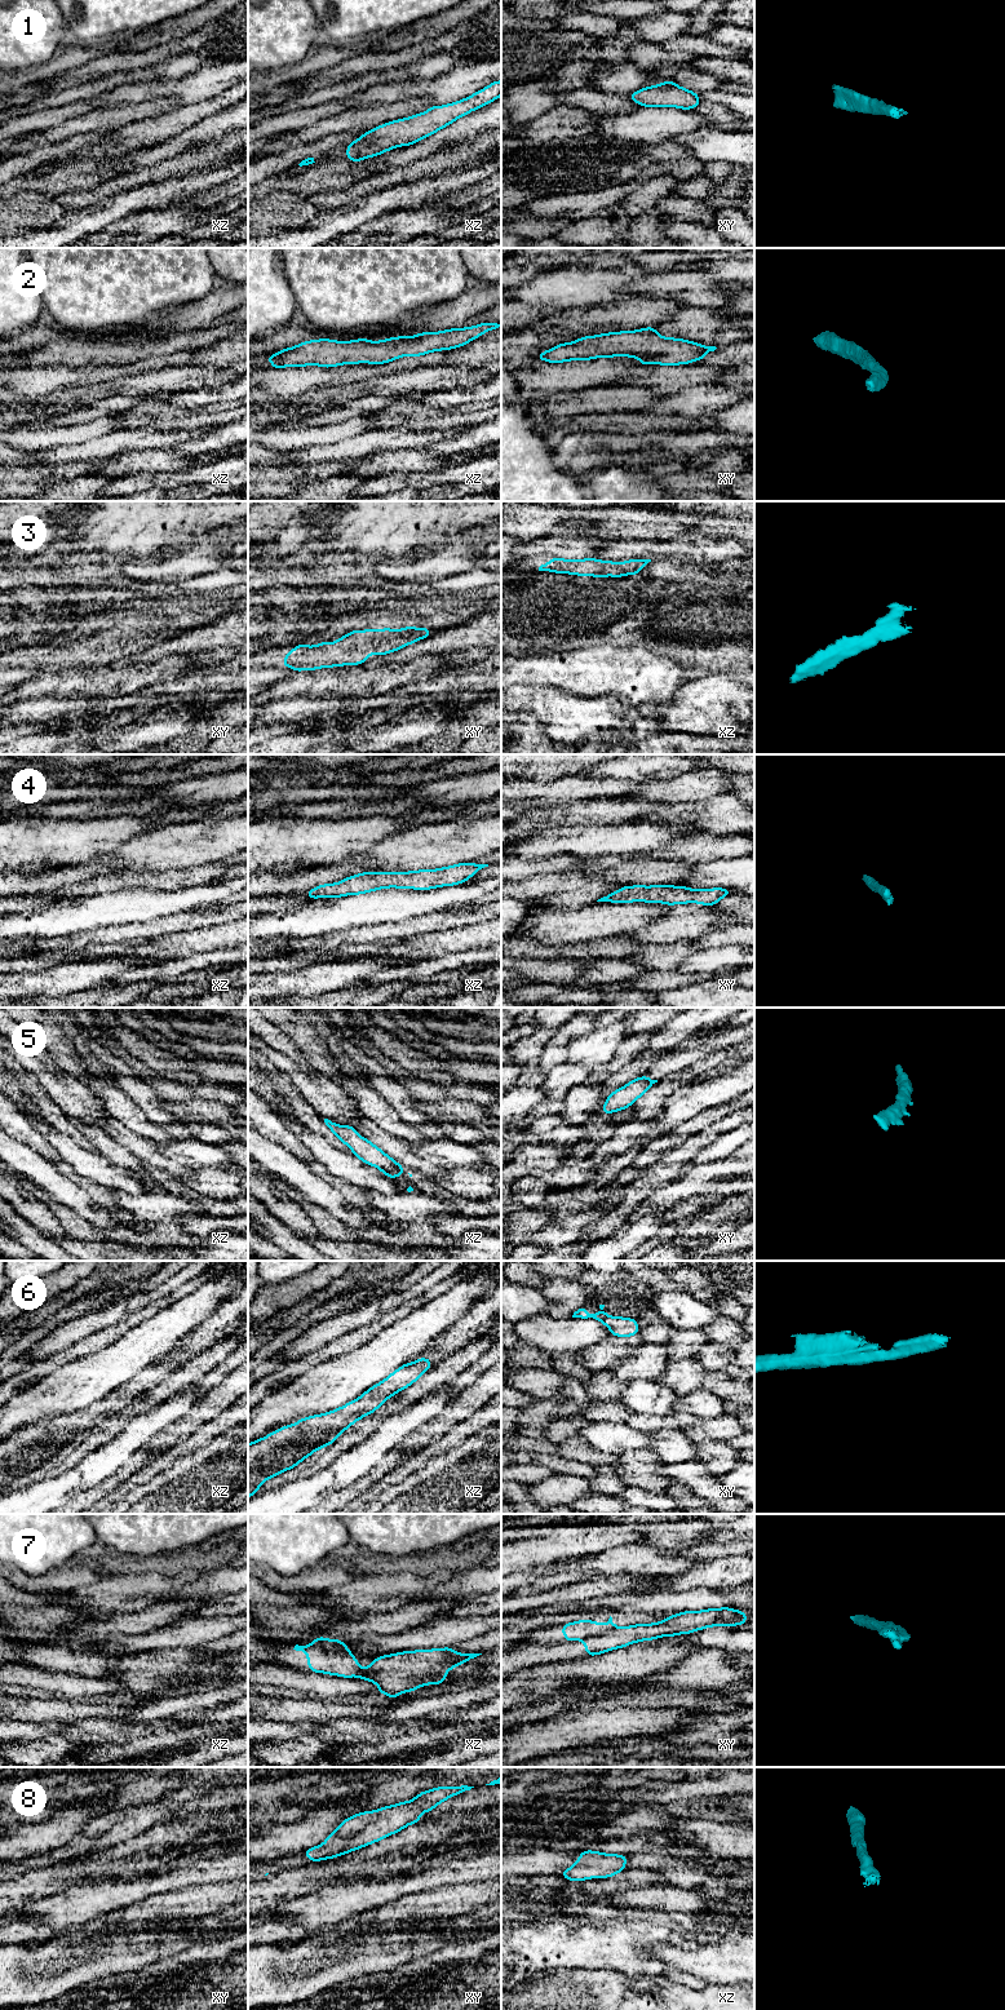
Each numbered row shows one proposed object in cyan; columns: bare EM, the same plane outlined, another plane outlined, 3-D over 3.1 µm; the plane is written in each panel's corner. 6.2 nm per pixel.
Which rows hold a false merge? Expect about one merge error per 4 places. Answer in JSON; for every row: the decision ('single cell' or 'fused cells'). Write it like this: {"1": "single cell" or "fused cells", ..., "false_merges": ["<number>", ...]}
{"1": "single cell", "2": "single cell", "3": "single cell", "4": "single cell", "5": "single cell", "6": "single cell", "7": "fused cells", "8": "single cell", "false_merges": ["7"]}

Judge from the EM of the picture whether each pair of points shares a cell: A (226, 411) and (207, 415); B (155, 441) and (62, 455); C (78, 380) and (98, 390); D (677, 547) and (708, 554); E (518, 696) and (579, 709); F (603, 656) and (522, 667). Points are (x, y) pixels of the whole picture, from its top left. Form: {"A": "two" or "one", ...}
{"A": "one", "B": "one", "C": "two", "D": "one", "E": "one", "F": "one"}

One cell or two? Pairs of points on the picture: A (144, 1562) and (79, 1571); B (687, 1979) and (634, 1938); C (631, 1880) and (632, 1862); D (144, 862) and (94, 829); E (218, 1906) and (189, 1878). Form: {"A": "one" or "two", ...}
{"A": "two", "B": "one", "C": "two", "D": "two", "E": "two"}

